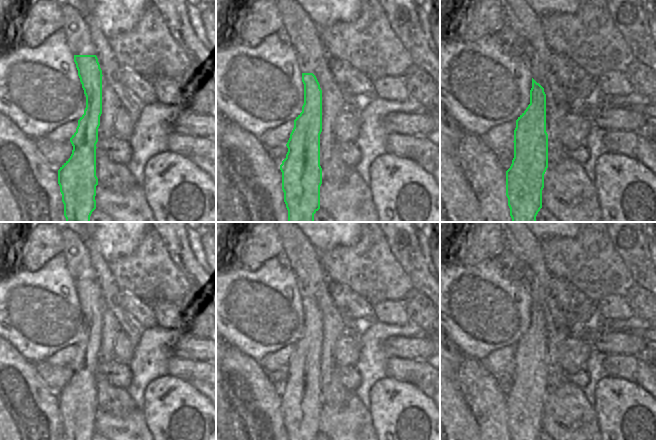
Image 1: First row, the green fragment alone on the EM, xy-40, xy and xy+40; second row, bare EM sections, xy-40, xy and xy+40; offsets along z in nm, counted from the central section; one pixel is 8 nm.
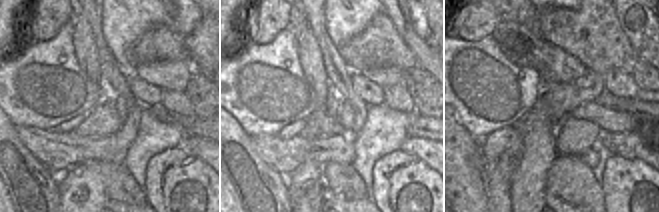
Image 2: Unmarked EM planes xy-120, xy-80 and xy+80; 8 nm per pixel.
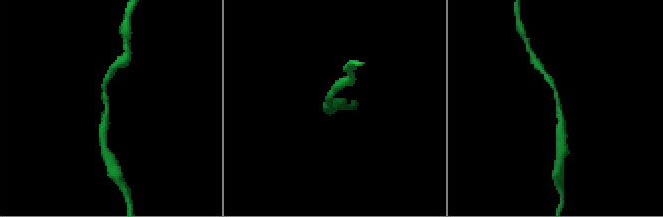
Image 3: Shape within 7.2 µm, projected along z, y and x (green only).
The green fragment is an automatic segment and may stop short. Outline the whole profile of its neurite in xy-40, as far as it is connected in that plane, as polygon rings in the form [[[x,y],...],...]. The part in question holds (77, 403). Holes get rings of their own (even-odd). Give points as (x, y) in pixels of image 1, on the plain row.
[[[74,279],[78,300],[86,320],[84,338],[78,344],[76,356],[70,362],[73,370],[70,382],[58,394],[58,408],[64,428],[64,440],[91,440],[96,433],[96,368],[102,338],[102,294],[96,279]]]

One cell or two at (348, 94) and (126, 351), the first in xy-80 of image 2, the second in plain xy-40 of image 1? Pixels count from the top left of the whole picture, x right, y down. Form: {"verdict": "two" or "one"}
{"verdict": "two"}

